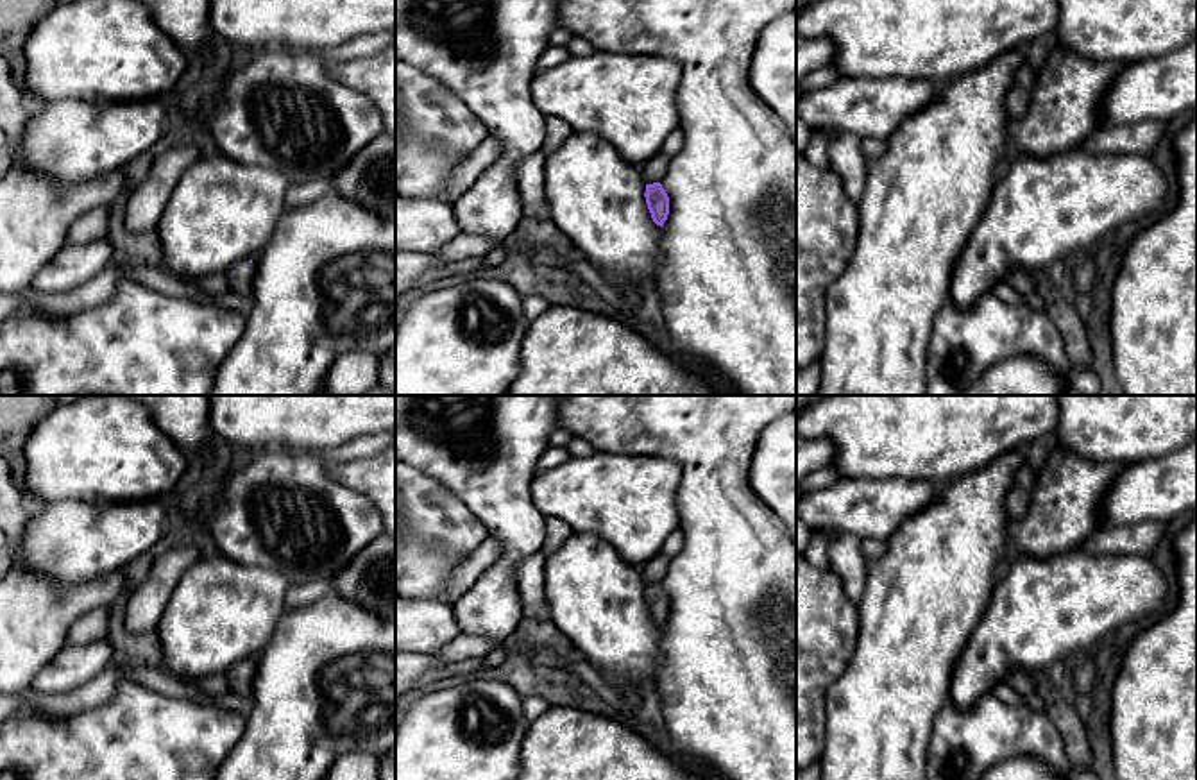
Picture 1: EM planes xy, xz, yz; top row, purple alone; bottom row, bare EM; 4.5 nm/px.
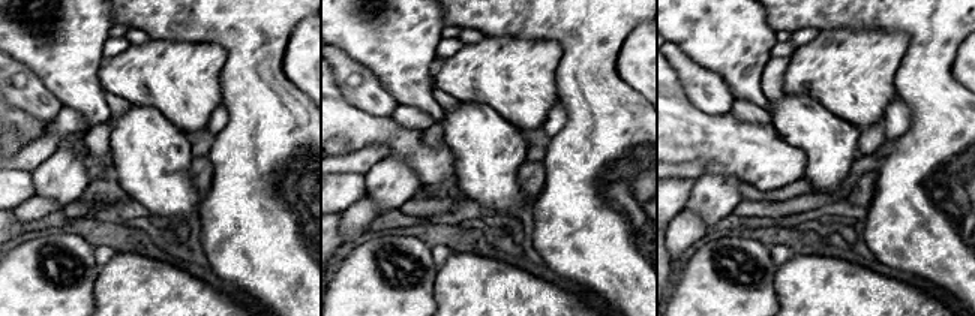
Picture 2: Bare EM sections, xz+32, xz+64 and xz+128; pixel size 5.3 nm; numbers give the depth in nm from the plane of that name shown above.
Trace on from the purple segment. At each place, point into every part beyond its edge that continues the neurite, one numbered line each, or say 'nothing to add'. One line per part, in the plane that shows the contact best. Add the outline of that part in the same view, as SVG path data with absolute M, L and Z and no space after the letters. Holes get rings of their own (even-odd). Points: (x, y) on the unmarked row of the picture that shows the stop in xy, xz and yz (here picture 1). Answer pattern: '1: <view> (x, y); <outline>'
1: xy (240, 677); M256 657L245 658L225 671L229 691L240 696L252 694L252 680L256 673Z

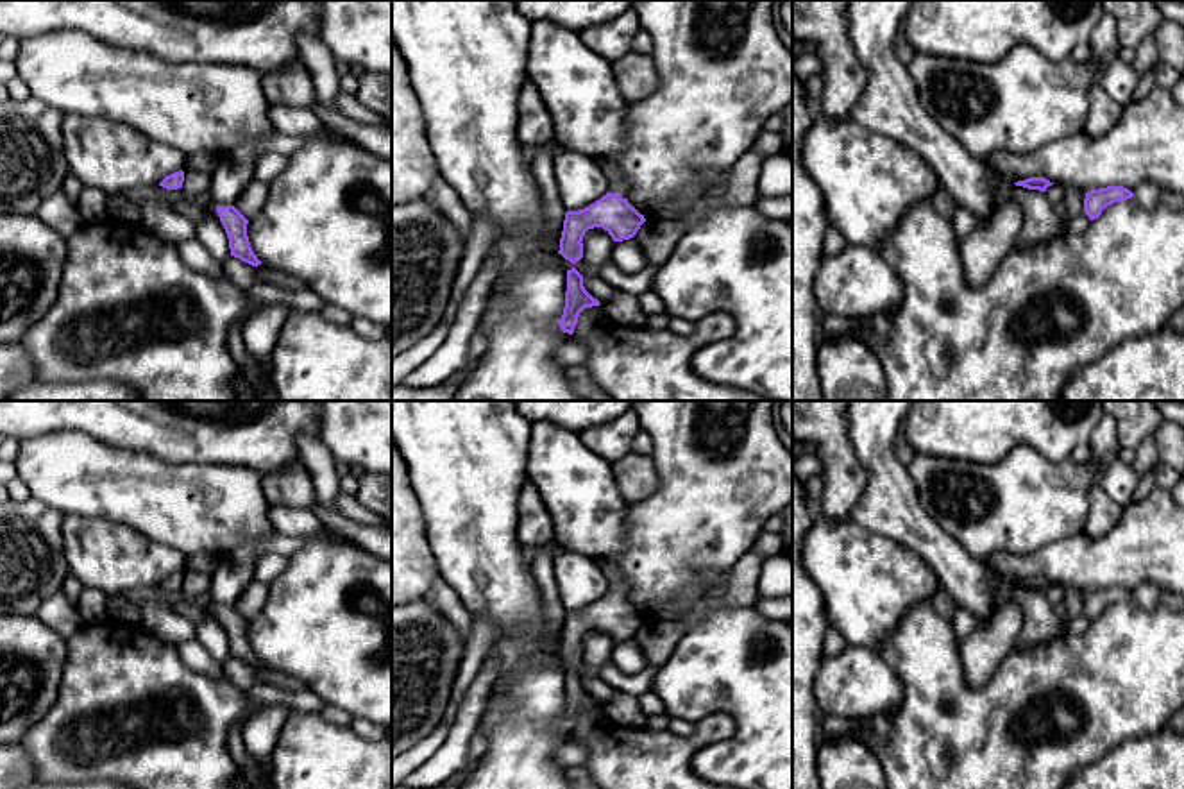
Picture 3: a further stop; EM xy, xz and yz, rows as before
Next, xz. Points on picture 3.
1: xz (617, 584); M590 556L590 558L606 576L608 592L615 594L622 599L628 599L630 598L630 583L626 581L622 573L612 562L608 562L605 556Z

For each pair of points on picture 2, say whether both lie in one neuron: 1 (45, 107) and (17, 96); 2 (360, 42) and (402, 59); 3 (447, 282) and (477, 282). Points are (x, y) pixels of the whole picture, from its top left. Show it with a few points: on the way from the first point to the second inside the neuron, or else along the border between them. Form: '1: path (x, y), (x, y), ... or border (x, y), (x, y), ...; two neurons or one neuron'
1: path (38, 101), (32, 96), (24, 96); one neuron
2: path (371, 42), (386, 42), (392, 48); one neuron
3: path (455, 282), (470, 282); one neuron

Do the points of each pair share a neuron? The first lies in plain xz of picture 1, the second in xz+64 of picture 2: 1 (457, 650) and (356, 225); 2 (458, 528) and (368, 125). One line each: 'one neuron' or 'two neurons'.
1: one neuron
2: two neurons

